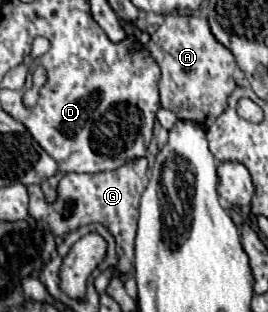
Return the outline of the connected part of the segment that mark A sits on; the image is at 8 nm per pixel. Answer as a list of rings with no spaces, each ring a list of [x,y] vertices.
[[[167,16],[159,24],[157,32],[151,34],[151,40],[145,44],[145,50],[157,62],[161,68],[161,80],[159,80],[159,94],[161,94],[161,106],[175,112],[179,120],[191,120],[197,122],[203,130],[207,130],[223,112],[227,106],[229,94],[235,90],[235,80],[233,80],[233,70],[235,70],[235,58],[233,54],[219,44],[205,18],[199,16]]]

